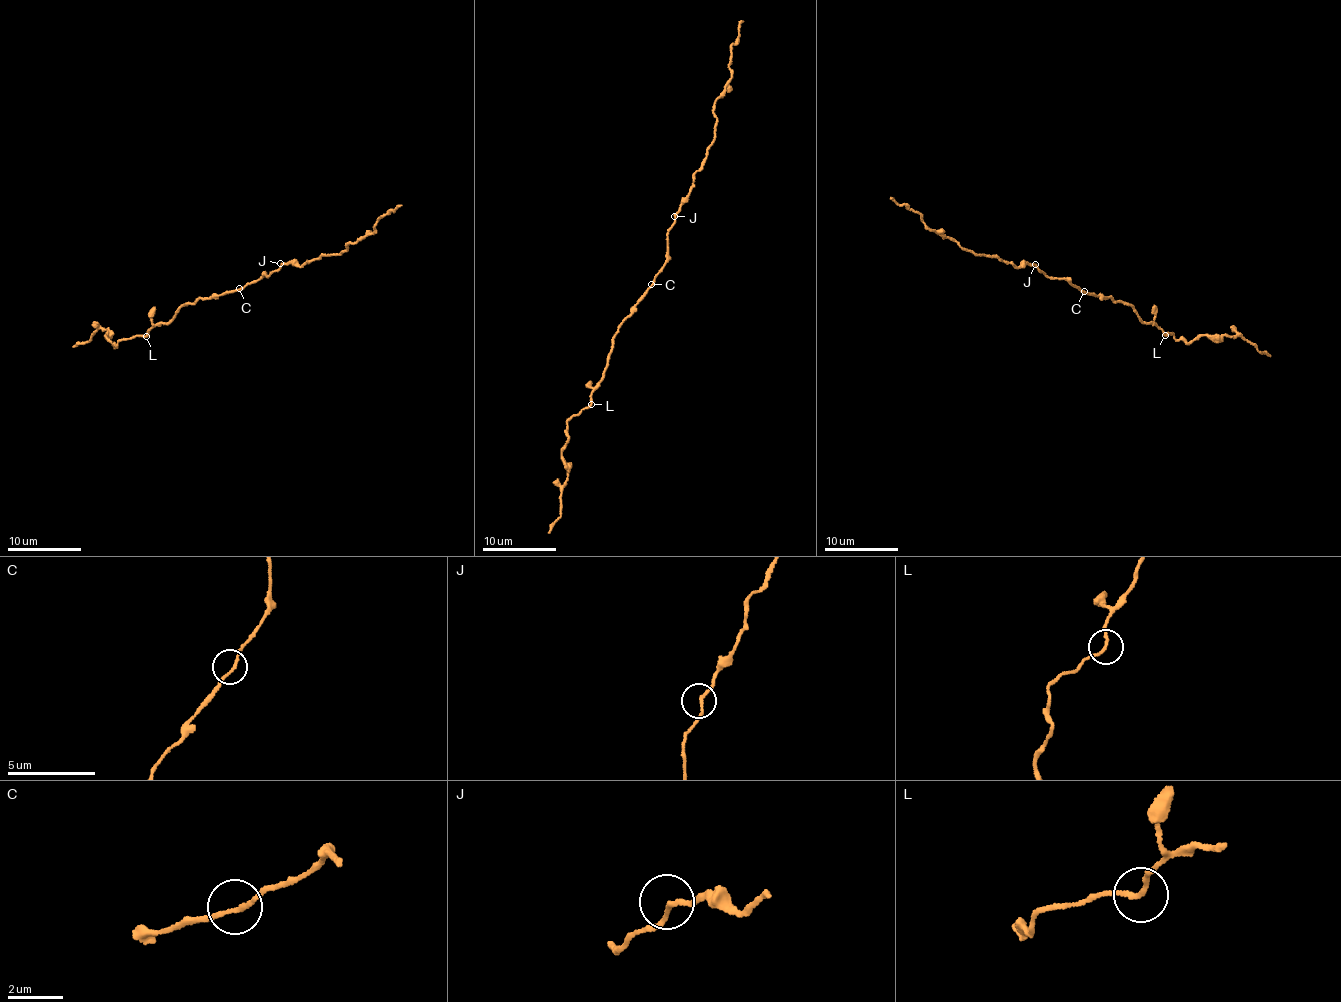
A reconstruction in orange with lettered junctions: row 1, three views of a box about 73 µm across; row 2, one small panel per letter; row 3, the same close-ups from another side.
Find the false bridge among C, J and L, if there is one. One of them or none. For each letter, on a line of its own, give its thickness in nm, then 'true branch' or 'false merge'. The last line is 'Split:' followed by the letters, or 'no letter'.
C: calibre 150 nm; true branch
J: calibre 160 nm; true branch
L: calibre 160 nm; true branch
Split: no letter

